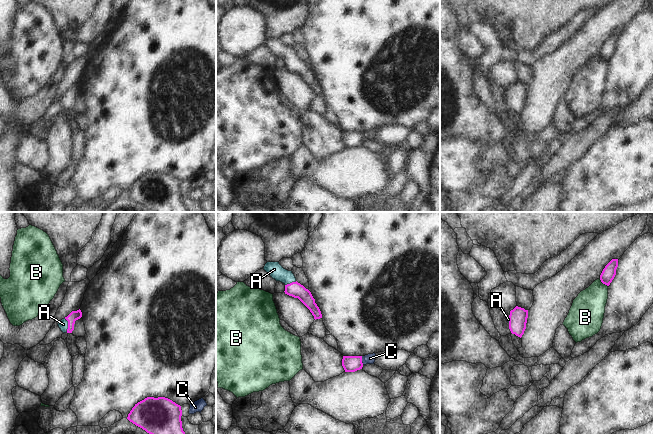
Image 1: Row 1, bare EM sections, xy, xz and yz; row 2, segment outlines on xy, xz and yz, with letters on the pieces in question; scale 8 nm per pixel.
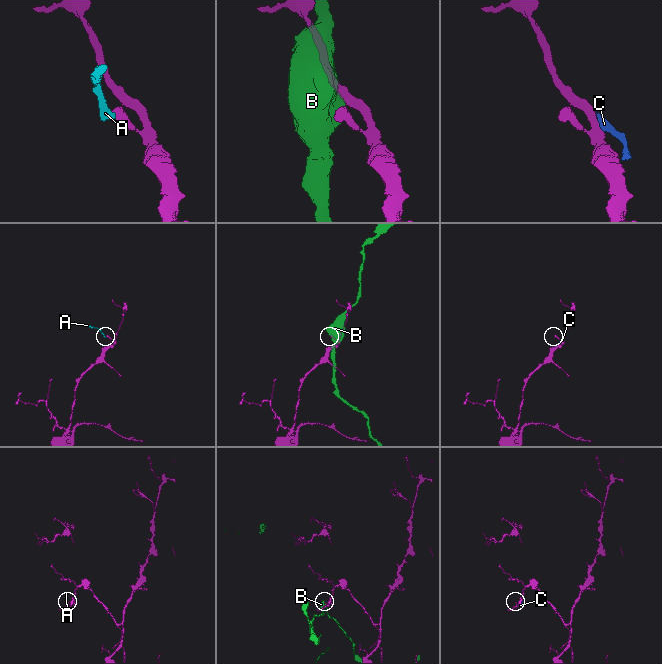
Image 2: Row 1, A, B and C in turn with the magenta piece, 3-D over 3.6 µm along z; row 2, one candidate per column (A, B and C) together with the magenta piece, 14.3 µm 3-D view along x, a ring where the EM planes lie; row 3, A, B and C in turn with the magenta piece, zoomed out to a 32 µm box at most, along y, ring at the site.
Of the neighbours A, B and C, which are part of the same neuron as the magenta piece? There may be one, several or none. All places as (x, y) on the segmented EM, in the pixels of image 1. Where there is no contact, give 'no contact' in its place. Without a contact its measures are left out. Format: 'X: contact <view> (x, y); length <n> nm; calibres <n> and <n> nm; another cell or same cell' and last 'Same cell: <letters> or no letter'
A: contact xy (68, 325); length 110 nm; calibres 80 and 80 nm; same cell
B: contact yz (603, 283); length 100 nm; calibres 110 and 260 nm; another cell
C: contact xz (361, 360); length 70 nm; calibres 130 and 80 nm; another cell
Same cell: A

